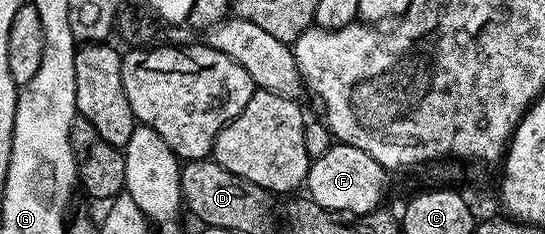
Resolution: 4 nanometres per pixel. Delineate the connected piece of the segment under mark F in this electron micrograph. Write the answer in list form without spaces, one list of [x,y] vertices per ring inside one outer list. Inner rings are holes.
[[[333,143],[326,155],[315,158],[309,164],[306,193],[314,203],[330,207],[334,211],[369,213],[385,204],[384,192],[388,189],[388,177],[389,170],[382,168],[378,159],[366,155],[366,151]]]

